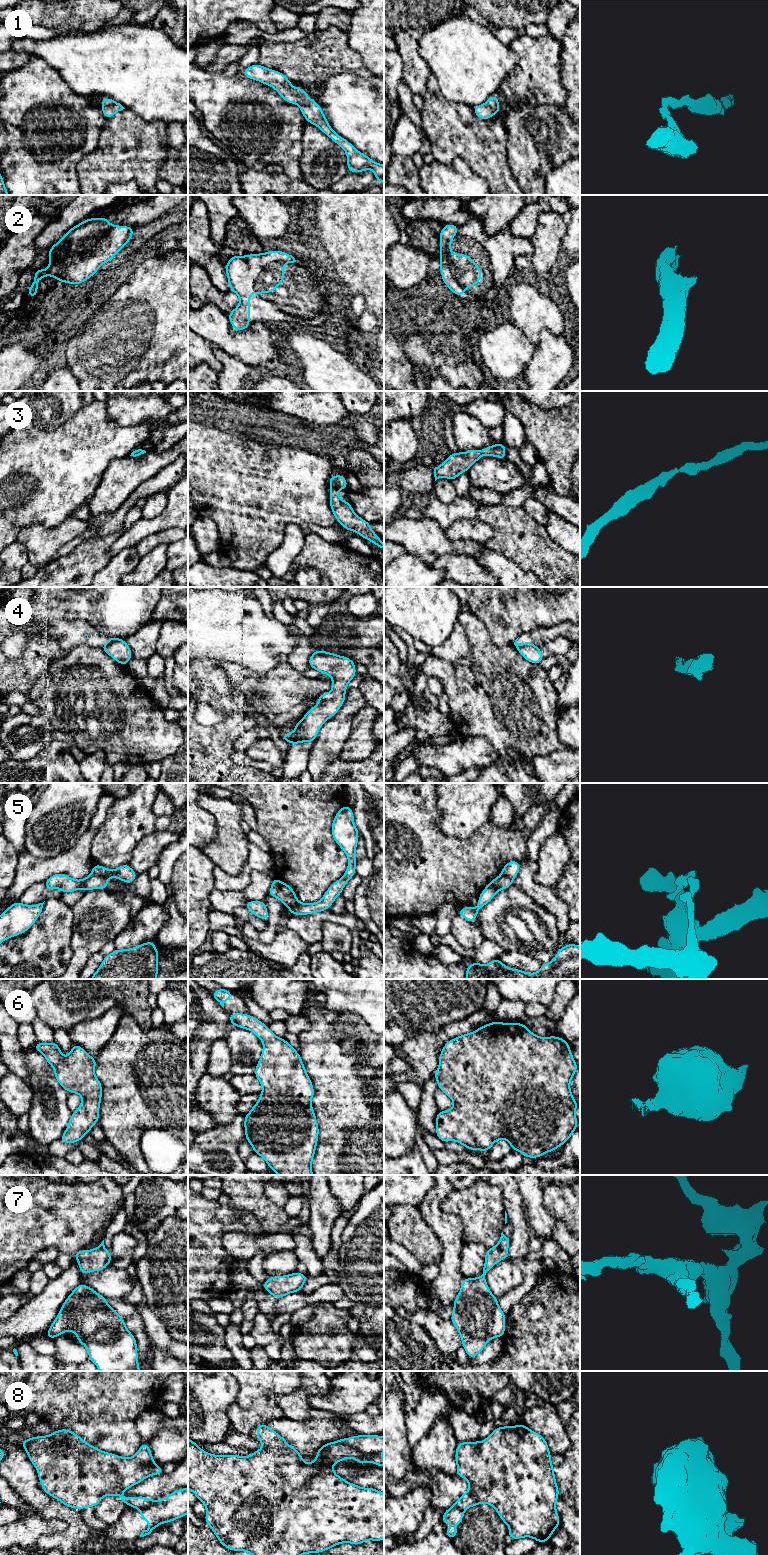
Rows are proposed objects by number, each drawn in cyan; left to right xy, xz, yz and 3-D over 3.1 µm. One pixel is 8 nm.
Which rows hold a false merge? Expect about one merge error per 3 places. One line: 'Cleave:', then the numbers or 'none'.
Cleave: 4, 5, 8

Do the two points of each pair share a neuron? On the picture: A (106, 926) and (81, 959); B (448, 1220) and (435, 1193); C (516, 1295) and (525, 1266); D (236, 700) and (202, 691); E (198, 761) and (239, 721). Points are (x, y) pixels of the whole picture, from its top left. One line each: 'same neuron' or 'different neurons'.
A: same neuron
B: same neuron
C: same neuron
D: same neuron
E: same neuron

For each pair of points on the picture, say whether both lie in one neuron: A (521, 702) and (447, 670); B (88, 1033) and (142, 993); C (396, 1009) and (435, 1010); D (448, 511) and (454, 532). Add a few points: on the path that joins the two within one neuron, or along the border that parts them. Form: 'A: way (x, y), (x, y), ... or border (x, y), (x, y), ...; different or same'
A: way (499, 702), (465, 702), (455, 692); same
B: border (124, 1010), (120, 1006), (112, 1006), (100, 1017); different
C: way (406, 1009), (425, 1009); same
D: border (475, 517), (456, 520), (446, 530); different

